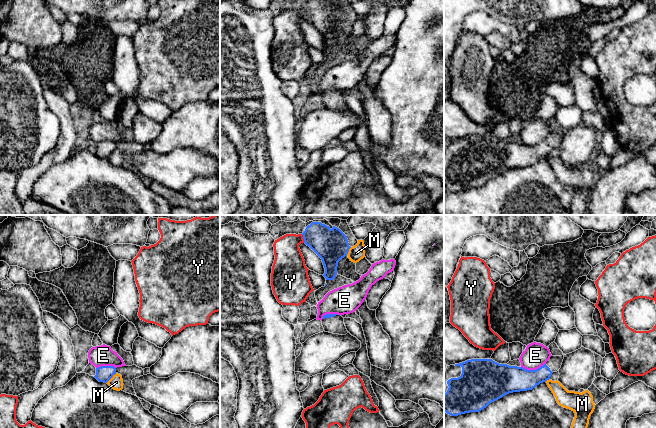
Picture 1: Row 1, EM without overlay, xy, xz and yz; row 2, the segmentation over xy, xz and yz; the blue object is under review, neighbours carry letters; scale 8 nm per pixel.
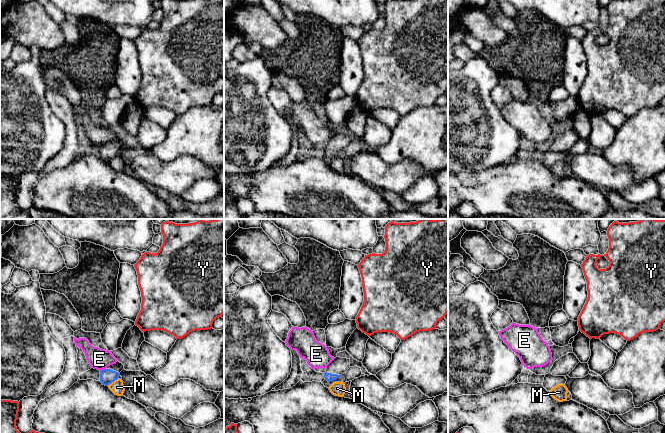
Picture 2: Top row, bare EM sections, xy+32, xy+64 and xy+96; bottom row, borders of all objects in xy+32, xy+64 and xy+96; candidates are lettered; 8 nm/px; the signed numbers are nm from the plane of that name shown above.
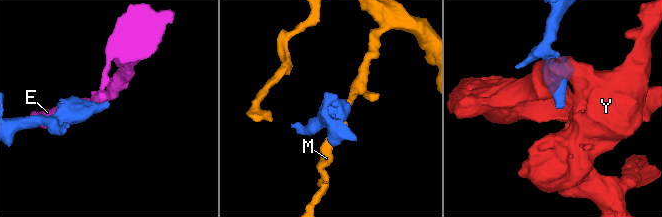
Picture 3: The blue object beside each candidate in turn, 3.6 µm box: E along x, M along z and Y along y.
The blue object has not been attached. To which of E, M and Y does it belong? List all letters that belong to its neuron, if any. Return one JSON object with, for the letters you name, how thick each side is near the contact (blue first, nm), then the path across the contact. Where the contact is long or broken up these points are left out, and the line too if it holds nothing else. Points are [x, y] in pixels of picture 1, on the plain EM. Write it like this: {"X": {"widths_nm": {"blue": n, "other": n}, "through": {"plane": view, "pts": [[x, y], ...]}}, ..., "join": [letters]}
{"join": []}

